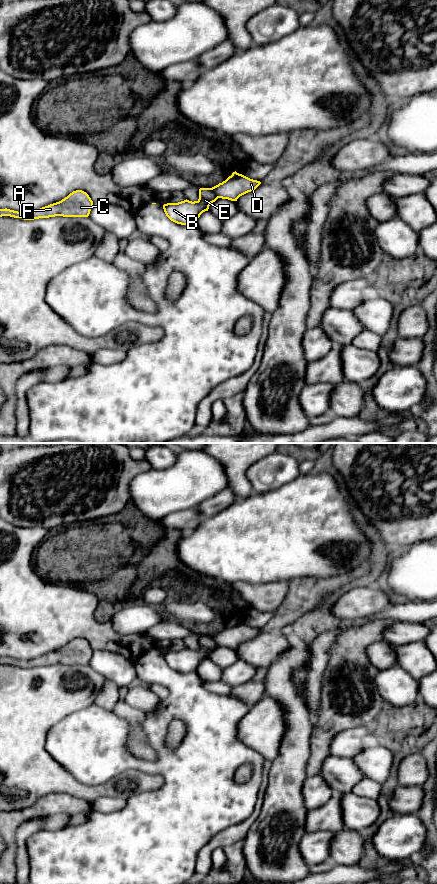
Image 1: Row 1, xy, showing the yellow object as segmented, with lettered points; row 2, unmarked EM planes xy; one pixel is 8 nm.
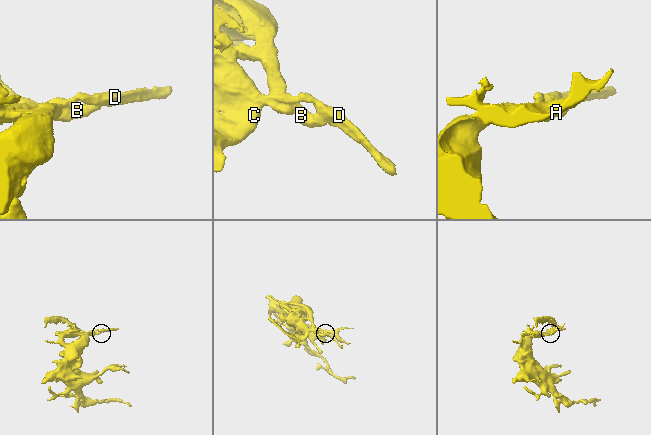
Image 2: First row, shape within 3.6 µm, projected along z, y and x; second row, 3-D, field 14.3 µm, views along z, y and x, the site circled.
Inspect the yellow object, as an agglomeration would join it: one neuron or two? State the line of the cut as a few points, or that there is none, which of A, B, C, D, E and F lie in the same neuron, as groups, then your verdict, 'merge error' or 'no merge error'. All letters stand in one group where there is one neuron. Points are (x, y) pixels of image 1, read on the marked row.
cut xy (210, 188), (218, 197); groups A C D F / B E; merge error

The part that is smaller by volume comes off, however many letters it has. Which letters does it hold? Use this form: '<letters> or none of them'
A, C, D, F

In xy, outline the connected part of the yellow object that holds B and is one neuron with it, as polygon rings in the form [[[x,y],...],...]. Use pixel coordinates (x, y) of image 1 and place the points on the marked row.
[[[200,188],[197,201],[184,200],[178,203],[163,205],[166,216],[173,222],[181,225],[196,224],[200,215],[208,211],[211,203],[218,199],[211,188]]]

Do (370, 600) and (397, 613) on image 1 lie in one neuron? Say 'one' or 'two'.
one

